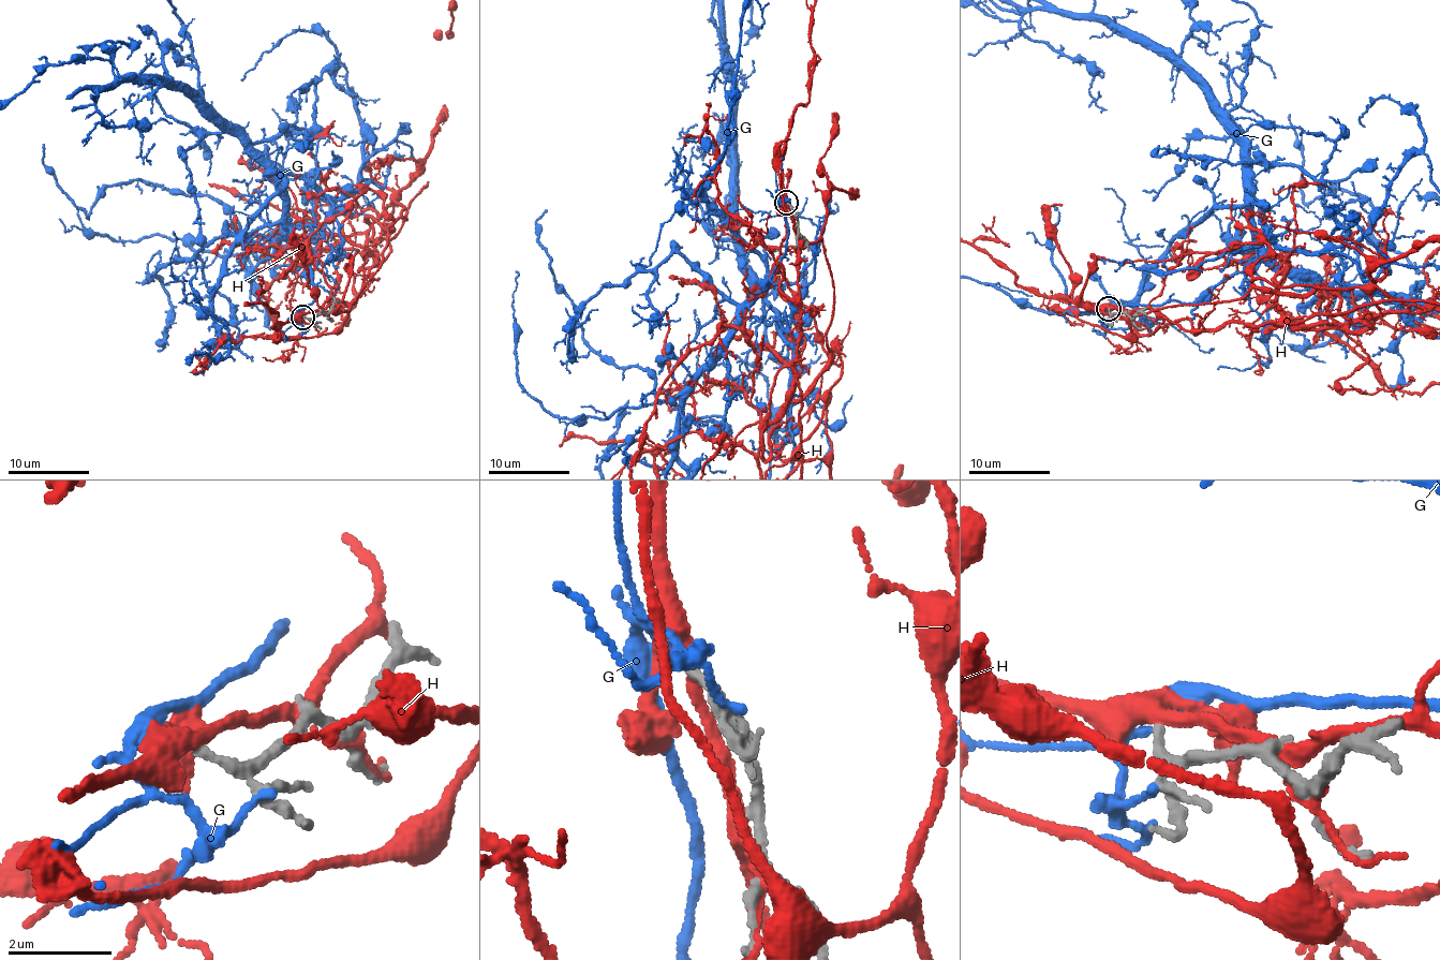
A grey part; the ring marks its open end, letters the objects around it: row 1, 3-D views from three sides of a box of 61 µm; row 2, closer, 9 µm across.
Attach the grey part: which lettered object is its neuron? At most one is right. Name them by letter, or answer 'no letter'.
no letter

